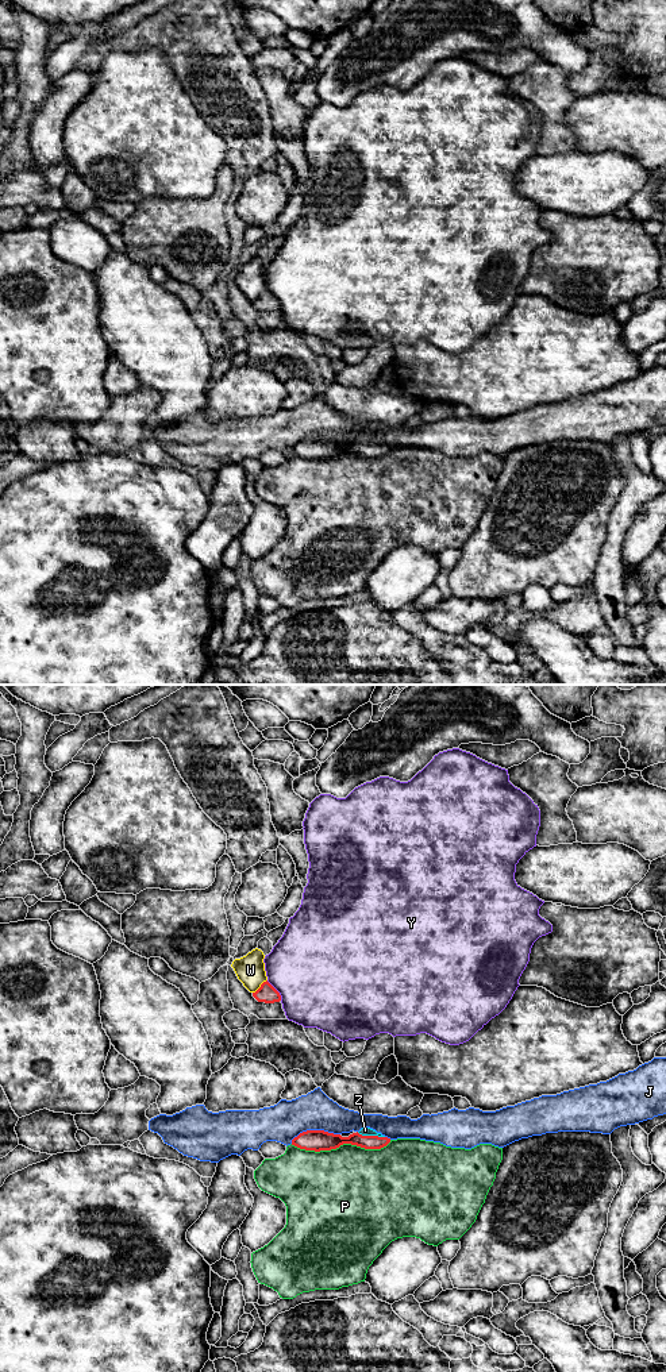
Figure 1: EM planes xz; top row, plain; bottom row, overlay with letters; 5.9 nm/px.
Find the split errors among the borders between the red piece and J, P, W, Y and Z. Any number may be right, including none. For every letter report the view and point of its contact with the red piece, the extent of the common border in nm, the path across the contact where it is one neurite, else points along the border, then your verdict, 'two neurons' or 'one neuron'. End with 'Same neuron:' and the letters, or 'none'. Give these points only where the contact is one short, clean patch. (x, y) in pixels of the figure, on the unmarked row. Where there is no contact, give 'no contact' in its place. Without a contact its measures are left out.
J: contact xz (314, 439); length 300 nm; two neurons
P: contact xz (341, 453); length 600 nm; two neurons
W: contact xz (261, 295); length 120 nm; two neurons
Y: contact xz (276, 299); length 150 nm; two neurons
Z: contact xz (370, 444); length 170 nm; way xz (330, 450), (370, 444), (365, 439); one neuron
Same neuron: Z

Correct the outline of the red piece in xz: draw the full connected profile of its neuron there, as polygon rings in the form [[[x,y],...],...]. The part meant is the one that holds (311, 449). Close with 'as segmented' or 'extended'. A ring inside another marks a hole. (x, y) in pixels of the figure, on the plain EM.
[[[362,436],[359,440],[342,446],[340,443],[324,439],[307,439],[292,448],[292,454],[305,459],[331,459],[343,452],[357,454],[365,458],[381,458],[390,451],[390,447],[377,442],[370,436]]]; extended

